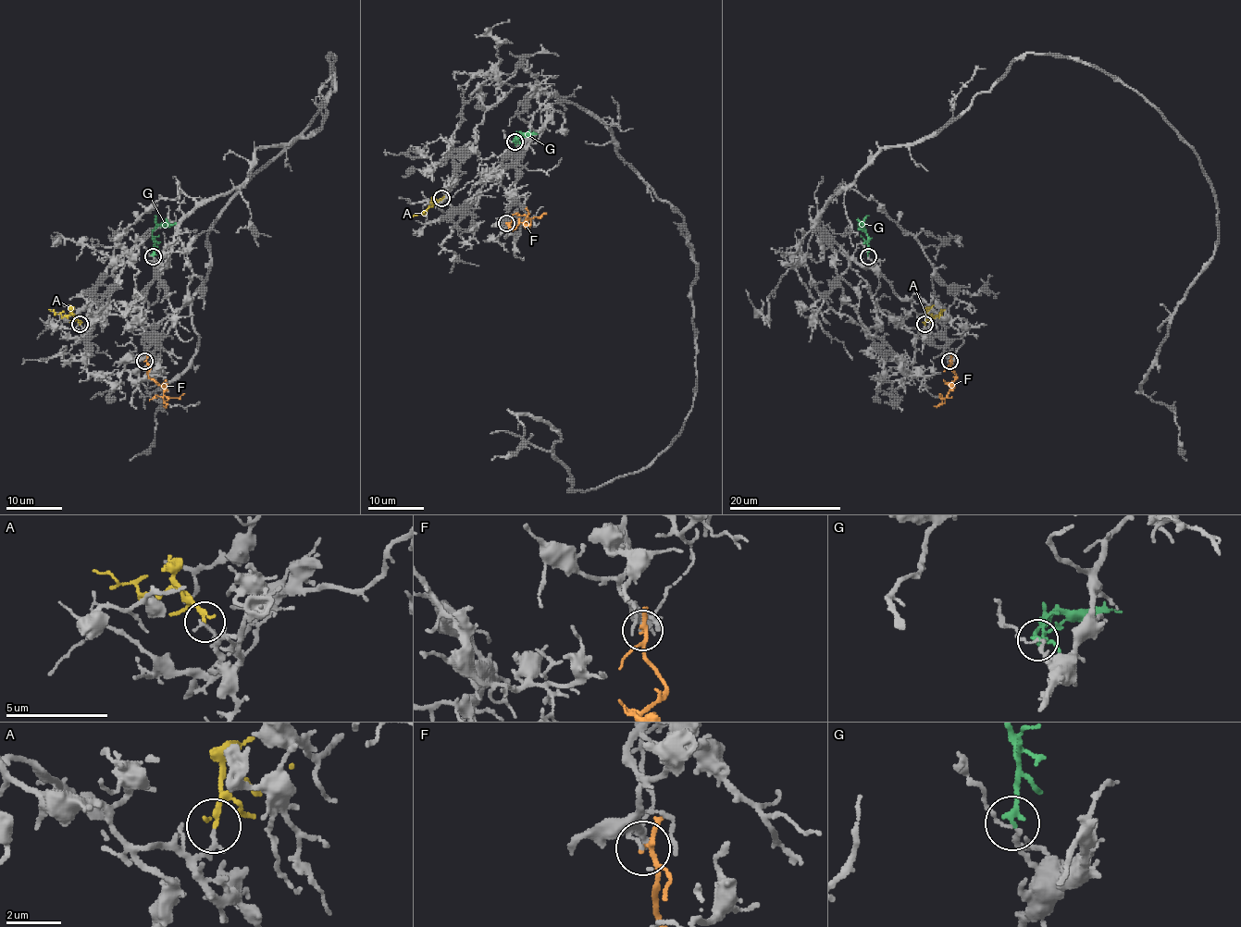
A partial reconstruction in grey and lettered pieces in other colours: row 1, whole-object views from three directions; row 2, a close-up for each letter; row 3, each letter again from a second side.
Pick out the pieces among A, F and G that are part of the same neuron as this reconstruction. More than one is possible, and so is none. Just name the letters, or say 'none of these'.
A

